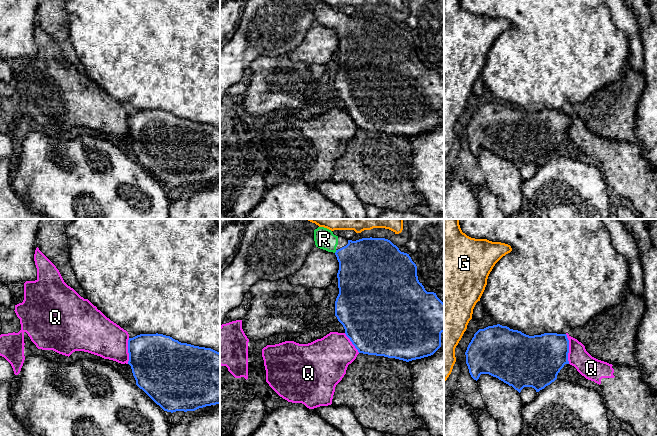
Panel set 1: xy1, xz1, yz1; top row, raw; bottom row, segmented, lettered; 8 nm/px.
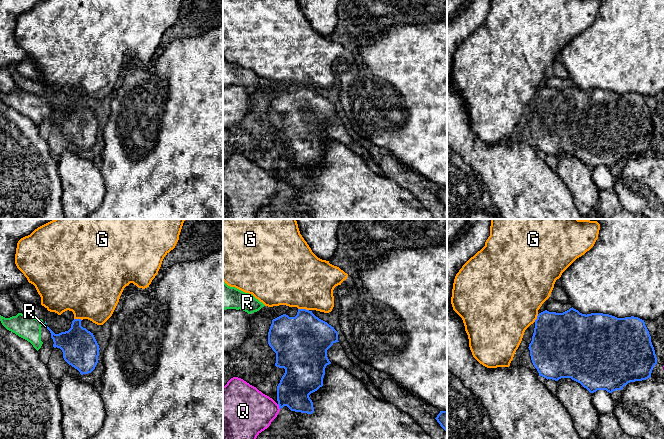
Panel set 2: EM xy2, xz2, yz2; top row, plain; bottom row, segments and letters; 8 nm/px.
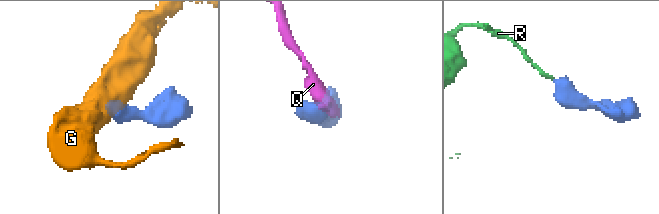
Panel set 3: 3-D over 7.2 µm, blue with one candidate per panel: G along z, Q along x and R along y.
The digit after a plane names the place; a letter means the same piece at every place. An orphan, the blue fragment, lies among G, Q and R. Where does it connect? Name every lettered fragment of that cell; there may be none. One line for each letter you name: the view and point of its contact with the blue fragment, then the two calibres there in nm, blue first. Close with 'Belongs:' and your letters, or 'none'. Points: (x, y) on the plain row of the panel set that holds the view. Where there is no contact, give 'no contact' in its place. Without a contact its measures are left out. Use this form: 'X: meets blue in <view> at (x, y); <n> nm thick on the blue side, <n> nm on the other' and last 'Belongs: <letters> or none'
R: meets blue in xz1 at (336, 27); 420 nm thick on the blue side, 160 nm on the other
Belongs: R

